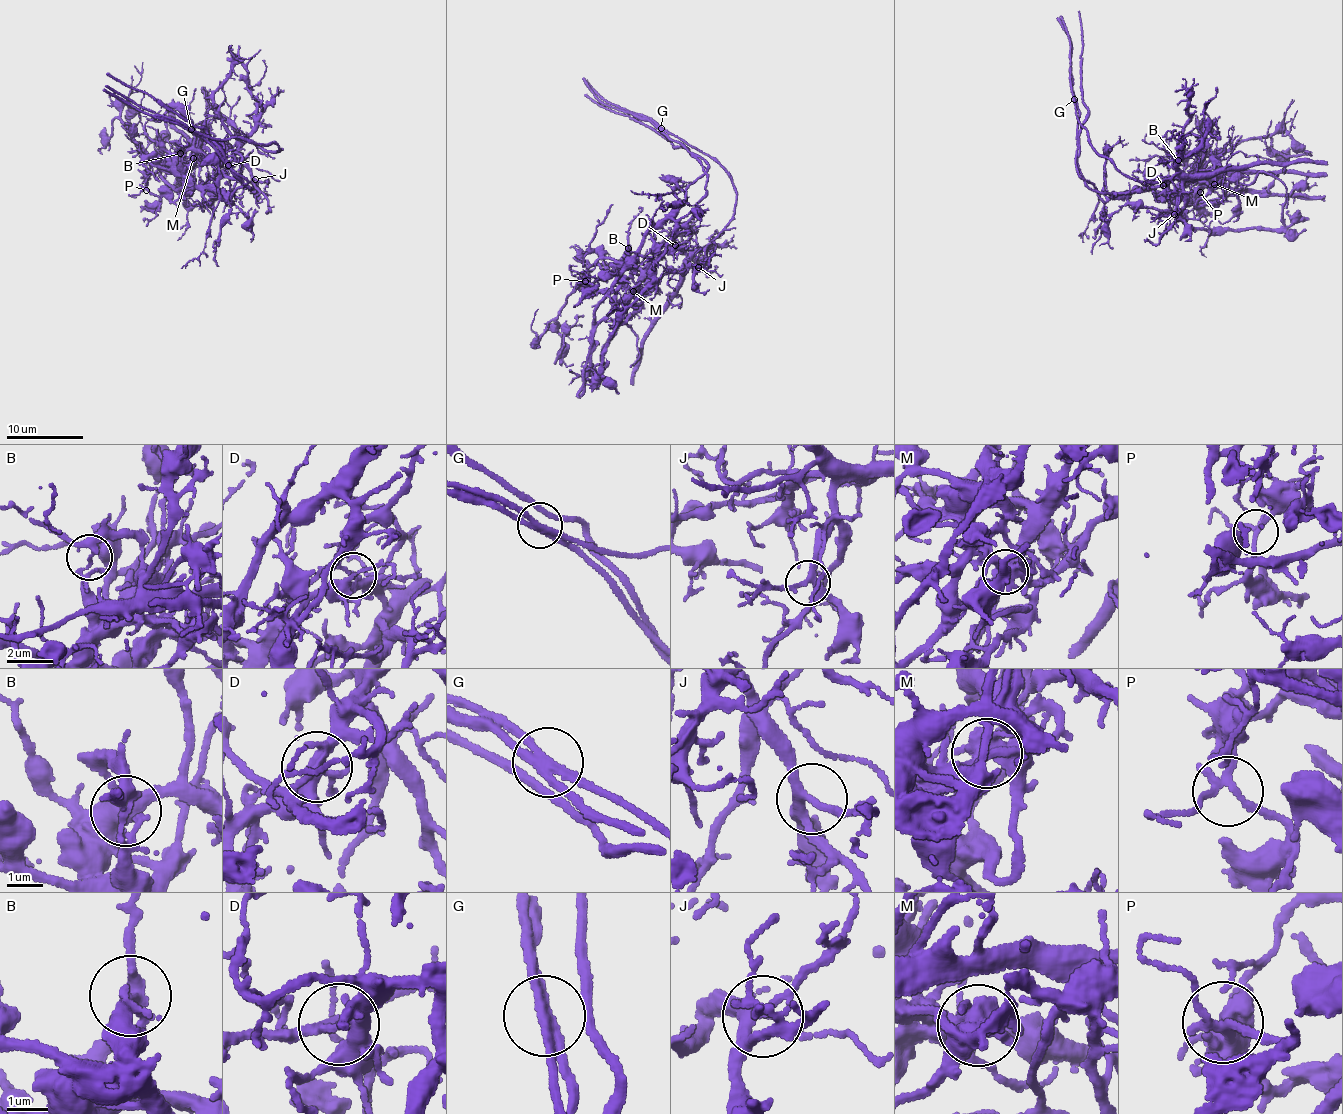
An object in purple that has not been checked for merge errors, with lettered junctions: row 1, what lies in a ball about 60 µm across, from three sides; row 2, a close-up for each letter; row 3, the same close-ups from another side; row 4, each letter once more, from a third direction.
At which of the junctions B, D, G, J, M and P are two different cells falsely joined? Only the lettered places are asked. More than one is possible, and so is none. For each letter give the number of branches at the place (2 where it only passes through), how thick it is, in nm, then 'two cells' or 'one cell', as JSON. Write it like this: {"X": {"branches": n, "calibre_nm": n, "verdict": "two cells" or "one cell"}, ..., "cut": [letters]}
{"B": {"branches": 4, "calibre_nm": 200, "verdict": "two cells"}, "D": {"branches": 4, "calibre_nm": 280, "verdict": "two cells"}, "G": {"branches": 2, "calibre_nm": 320, "verdict": "two cells"}, "J": {"branches": 4, "calibre_nm": 260, "verdict": "one cell"}, "M": {"branches": 4, "calibre_nm": 460, "verdict": "two cells"}, "P": {"branches": 4, "calibre_nm": 190, "verdict": "one cell"}, "cut": ["B", "D", "G", "M"]}

